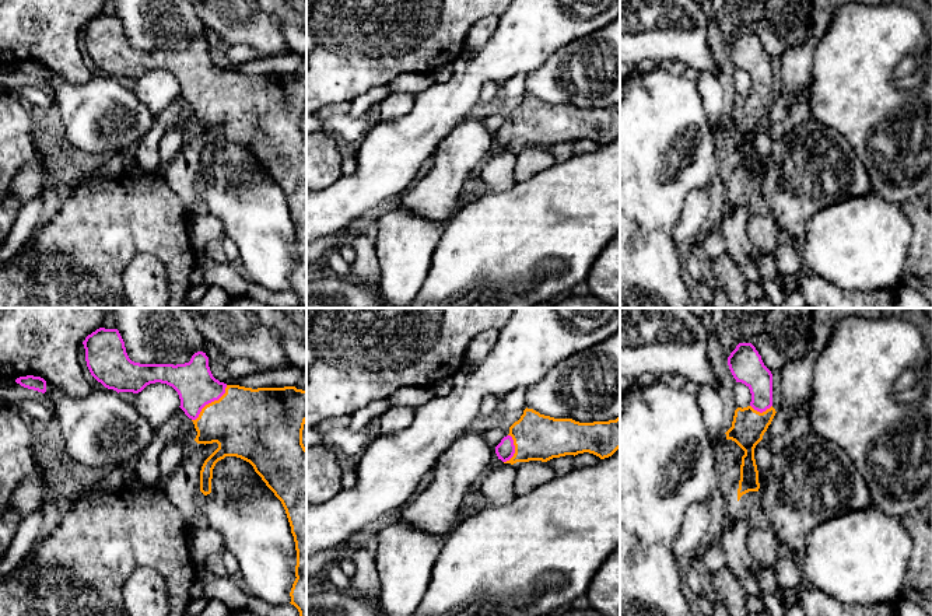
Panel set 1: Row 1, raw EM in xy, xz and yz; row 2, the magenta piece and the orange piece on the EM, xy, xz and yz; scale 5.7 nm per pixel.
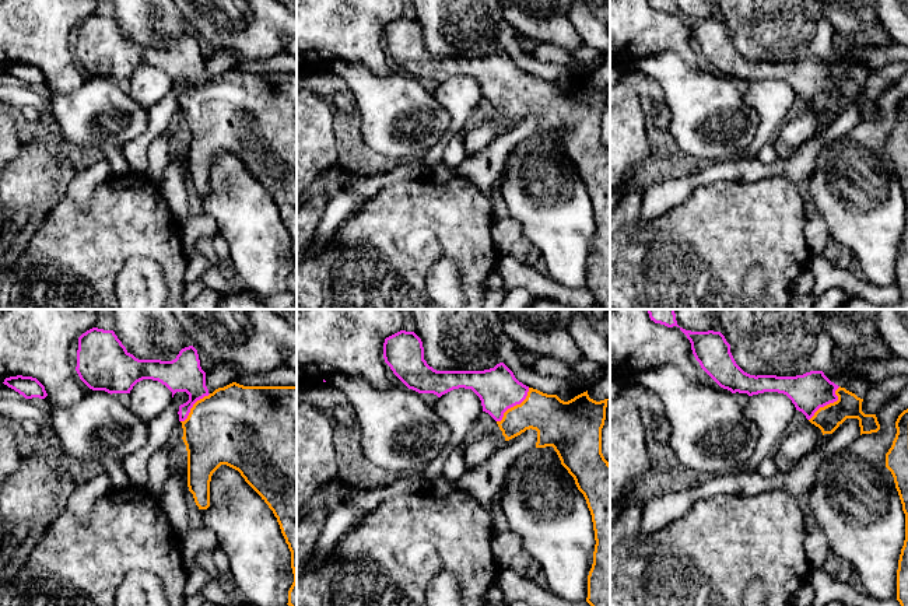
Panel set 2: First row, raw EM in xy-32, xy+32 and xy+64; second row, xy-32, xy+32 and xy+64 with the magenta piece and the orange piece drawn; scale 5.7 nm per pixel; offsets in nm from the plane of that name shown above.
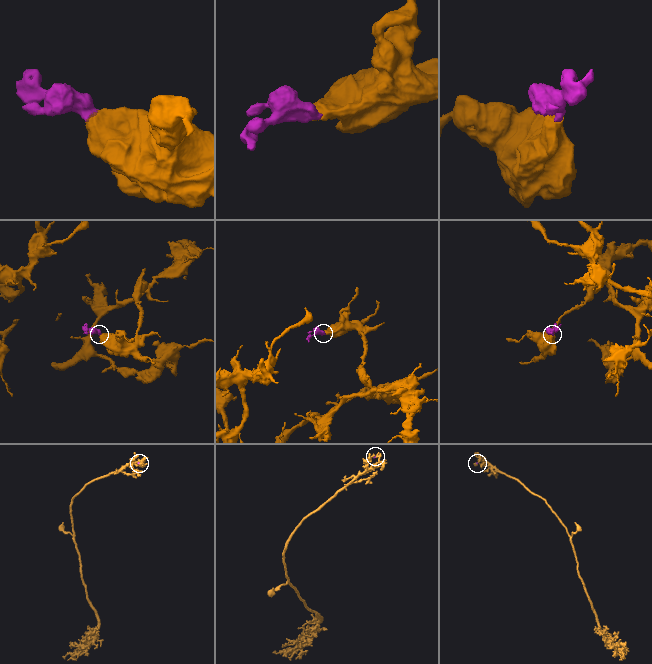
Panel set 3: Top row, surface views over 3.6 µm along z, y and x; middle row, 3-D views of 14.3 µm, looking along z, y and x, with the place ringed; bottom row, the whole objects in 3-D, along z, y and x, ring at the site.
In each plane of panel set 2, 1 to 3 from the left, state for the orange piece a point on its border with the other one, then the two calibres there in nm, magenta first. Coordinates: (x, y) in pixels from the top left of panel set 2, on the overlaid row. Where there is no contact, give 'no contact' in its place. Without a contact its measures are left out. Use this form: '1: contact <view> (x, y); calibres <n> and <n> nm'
1: contact xy-32 (192, 406); calibres 200 and 440 nm
2: contact xy+32 (514, 405); calibres 240 and 240 nm
3: contact xy+64 (828, 403); calibres 220 and 150 nm

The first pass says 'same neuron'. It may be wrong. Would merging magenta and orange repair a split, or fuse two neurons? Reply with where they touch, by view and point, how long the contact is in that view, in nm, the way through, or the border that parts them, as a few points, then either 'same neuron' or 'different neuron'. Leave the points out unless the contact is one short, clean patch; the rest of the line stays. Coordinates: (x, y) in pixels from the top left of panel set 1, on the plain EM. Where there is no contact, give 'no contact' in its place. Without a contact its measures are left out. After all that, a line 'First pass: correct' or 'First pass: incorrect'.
xy (210, 88) | 300 nm | across xy (193, 67), (210, 88), (246, 109) | same neuron
First pass: correct

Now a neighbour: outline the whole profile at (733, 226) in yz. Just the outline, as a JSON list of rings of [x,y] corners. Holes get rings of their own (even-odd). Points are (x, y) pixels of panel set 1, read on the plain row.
[[[735,207],[722,218],[719,225],[726,241],[726,253],[737,262],[747,280],[760,284],[758,253],[747,234],[747,223],[751,216],[753,213],[747,207]]]

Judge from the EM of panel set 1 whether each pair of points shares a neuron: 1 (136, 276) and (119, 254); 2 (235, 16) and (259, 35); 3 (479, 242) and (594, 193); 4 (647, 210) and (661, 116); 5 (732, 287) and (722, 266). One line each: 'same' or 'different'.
1: different
2: same
3: same
4: same
5: same

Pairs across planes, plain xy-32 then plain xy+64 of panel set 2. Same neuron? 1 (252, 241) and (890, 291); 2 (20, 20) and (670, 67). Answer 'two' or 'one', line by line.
1: two
2: two

